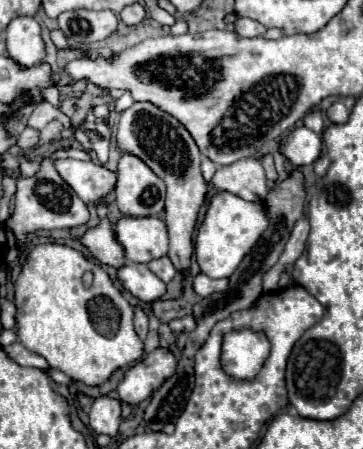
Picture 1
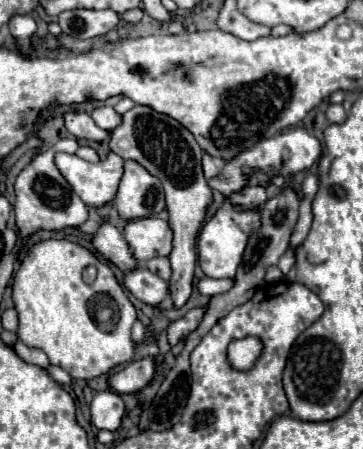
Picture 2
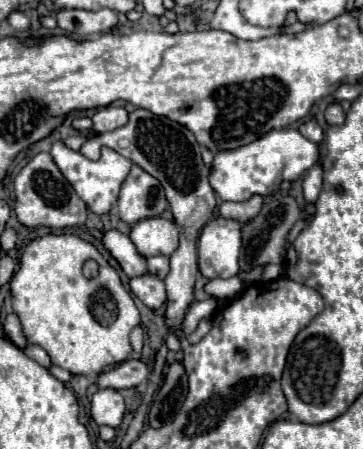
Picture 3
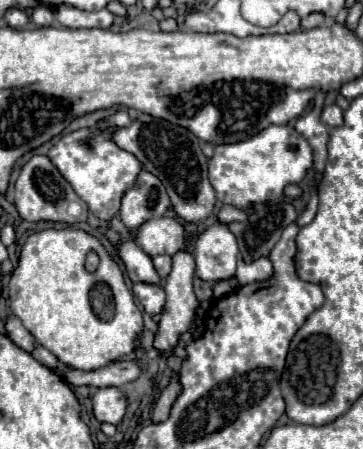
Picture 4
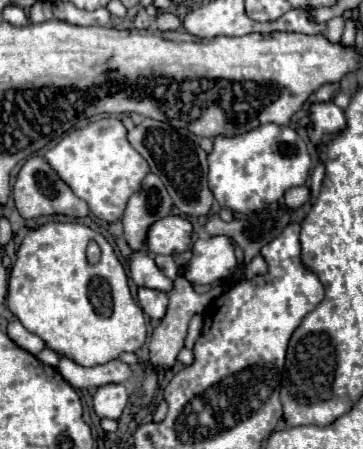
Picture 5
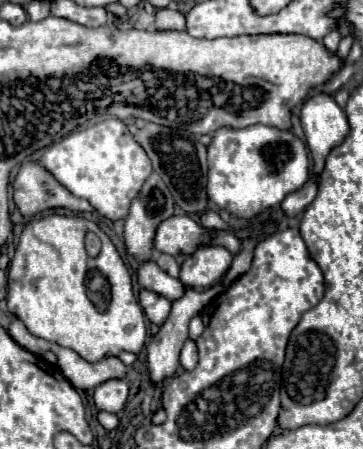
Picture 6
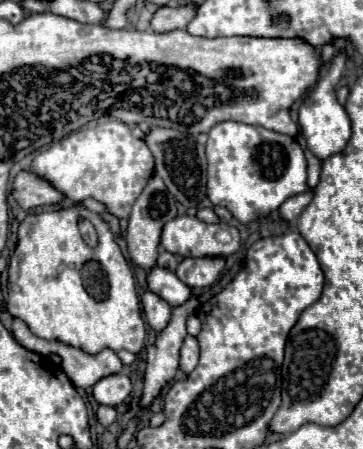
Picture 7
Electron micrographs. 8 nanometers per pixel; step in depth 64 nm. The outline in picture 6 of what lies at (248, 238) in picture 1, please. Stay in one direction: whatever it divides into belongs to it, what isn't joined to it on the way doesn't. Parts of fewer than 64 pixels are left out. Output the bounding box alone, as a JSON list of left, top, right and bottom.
[180,246,232,288]

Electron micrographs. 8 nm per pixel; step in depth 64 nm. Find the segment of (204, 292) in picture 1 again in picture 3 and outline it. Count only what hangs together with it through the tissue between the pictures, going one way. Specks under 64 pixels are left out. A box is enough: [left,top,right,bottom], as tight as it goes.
[204,276,242,298]

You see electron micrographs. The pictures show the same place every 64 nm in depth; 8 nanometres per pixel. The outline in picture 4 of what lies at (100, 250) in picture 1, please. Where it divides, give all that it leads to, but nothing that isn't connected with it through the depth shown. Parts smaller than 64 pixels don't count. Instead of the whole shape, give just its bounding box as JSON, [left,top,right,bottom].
[118,240,160,284]

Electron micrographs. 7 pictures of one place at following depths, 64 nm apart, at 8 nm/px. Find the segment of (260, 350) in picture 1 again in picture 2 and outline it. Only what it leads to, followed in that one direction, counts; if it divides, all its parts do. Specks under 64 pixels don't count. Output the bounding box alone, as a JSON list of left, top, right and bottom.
[228,336,260,372]

